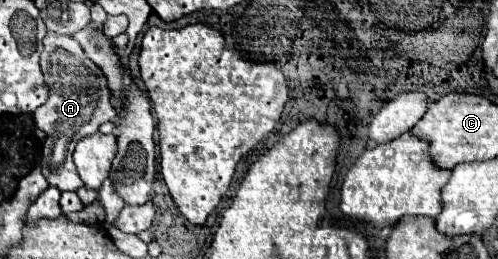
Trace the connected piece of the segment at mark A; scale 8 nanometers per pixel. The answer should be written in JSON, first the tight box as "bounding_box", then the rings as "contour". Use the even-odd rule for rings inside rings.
{"bounding_box":[33,33,117,191],"contour":[[[49,33],[43,39],[43,45],[45,49],[41,53],[41,71],[45,75],[49,99],[33,113],[35,125],[47,133],[43,143],[41,171],[45,173],[47,183],[59,191],[77,191],[83,187],[83,181],[77,175],[75,163],[71,161],[73,147],[79,139],[83,139],[83,135],[91,135],[103,123],[115,119],[117,111],[111,105],[111,91],[103,71],[91,59],[87,61],[87,55],[73,37]]]}

